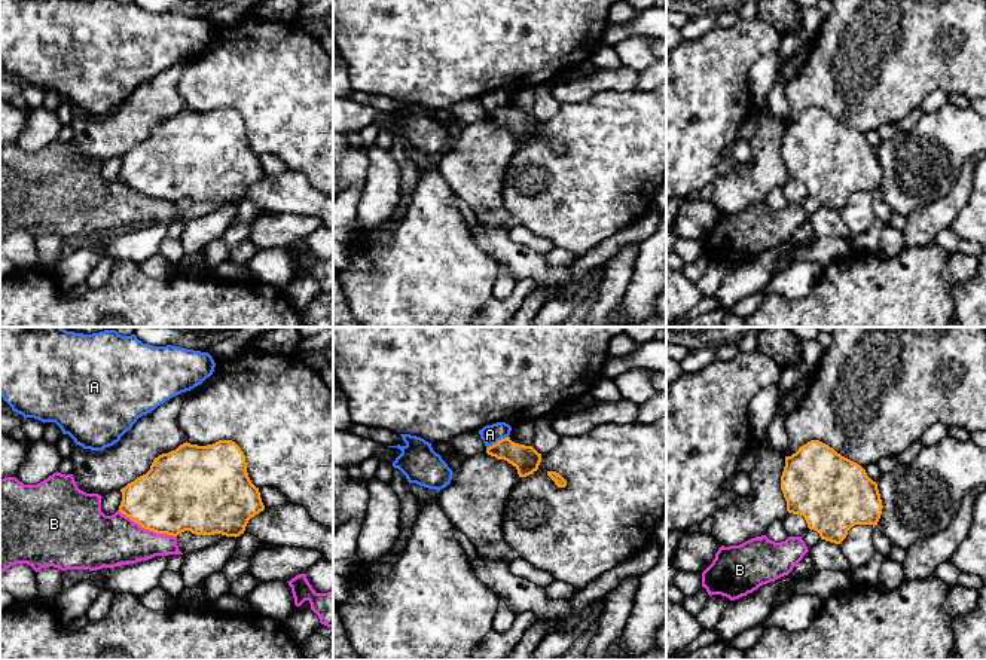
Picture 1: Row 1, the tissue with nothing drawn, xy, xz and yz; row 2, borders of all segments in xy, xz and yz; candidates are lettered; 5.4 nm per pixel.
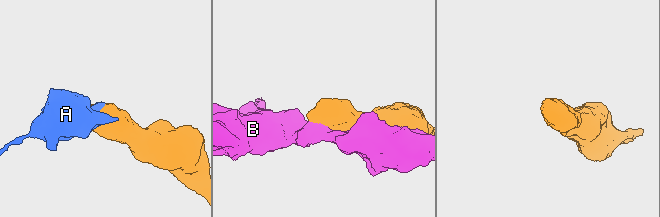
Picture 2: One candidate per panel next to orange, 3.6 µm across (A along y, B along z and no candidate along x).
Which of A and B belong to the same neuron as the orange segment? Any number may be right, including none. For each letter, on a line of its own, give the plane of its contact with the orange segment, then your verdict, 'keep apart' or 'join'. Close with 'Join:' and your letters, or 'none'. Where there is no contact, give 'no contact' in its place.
A: meets orange in xz; keep apart
B: meets orange in xy; keep apart
Join: none

